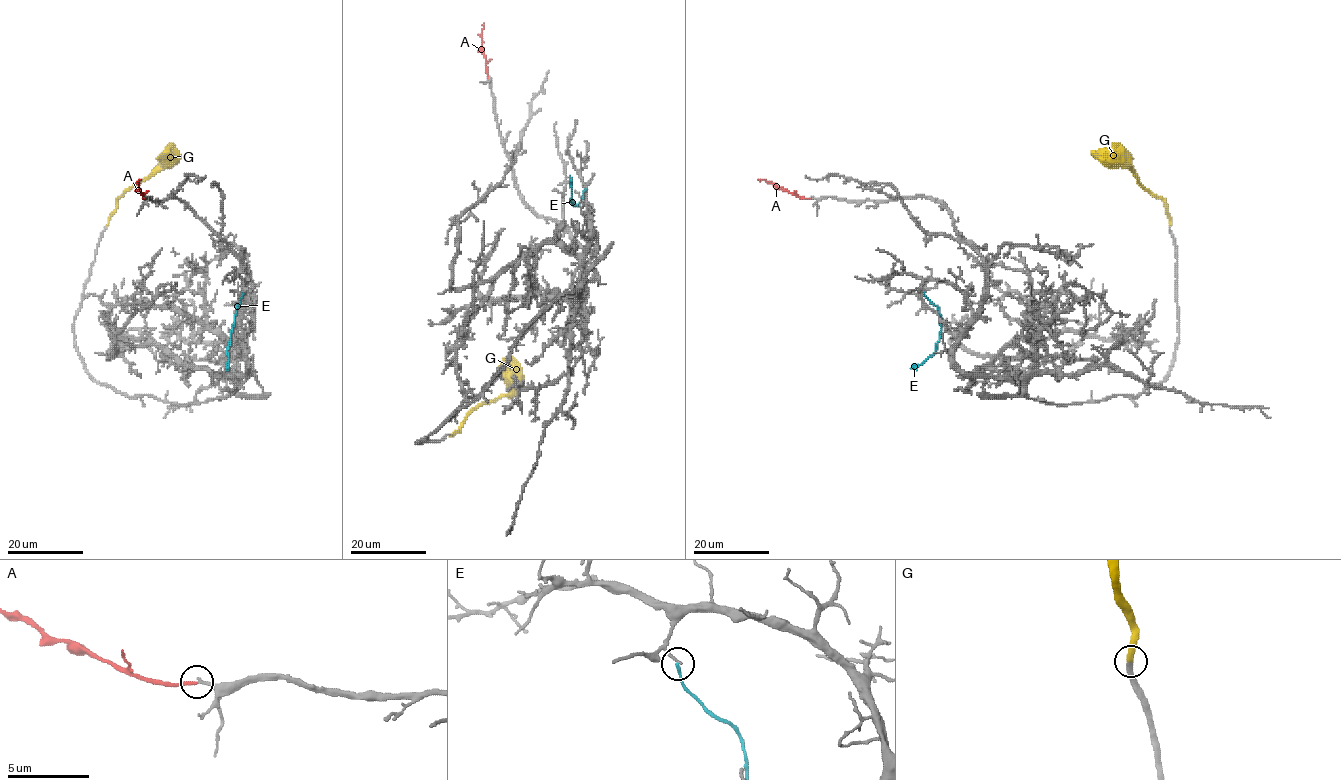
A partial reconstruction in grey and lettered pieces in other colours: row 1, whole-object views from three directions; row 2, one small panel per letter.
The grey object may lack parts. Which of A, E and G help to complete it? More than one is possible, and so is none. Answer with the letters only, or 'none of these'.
A, G

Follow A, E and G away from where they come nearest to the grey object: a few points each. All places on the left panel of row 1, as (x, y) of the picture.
A: (145, 198), (139, 191), (140, 179)
E: (243, 291), (235, 309), (226, 368)
G: (106, 227), (117, 200), (140, 182), (170, 165), (165, 153)

